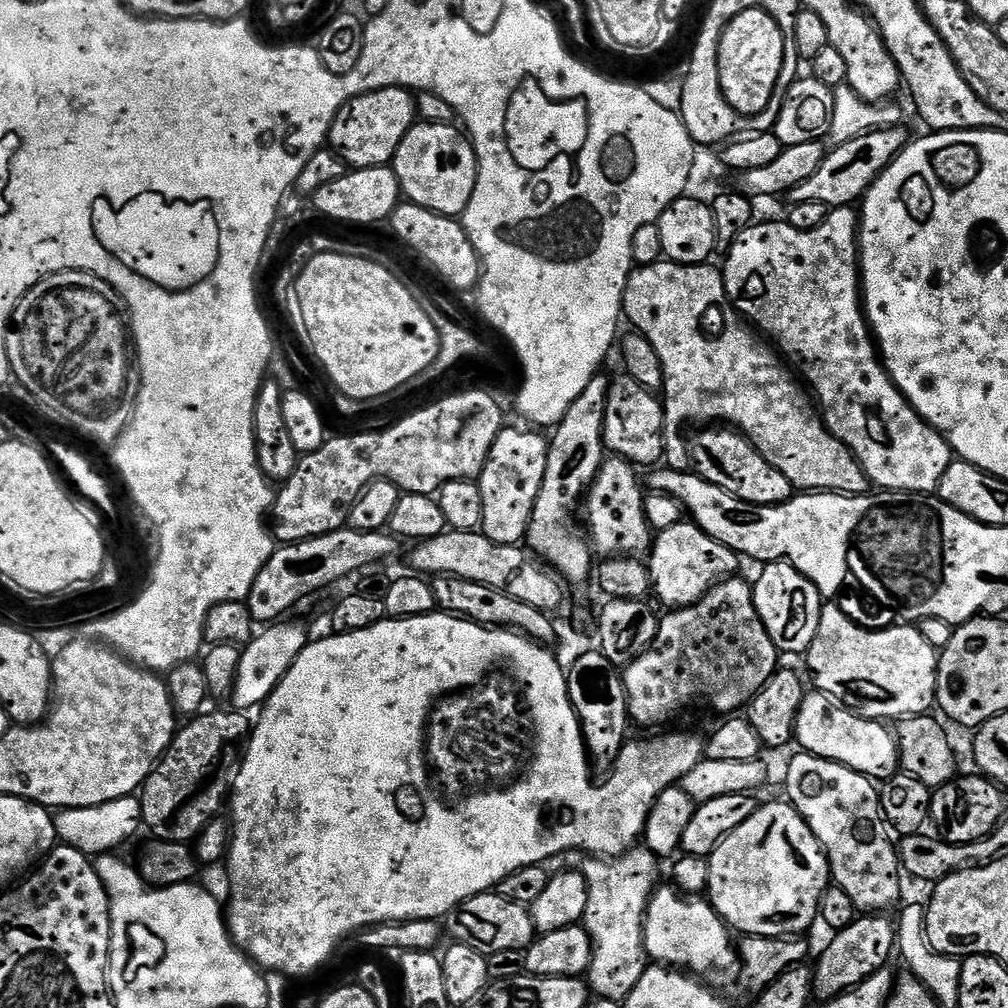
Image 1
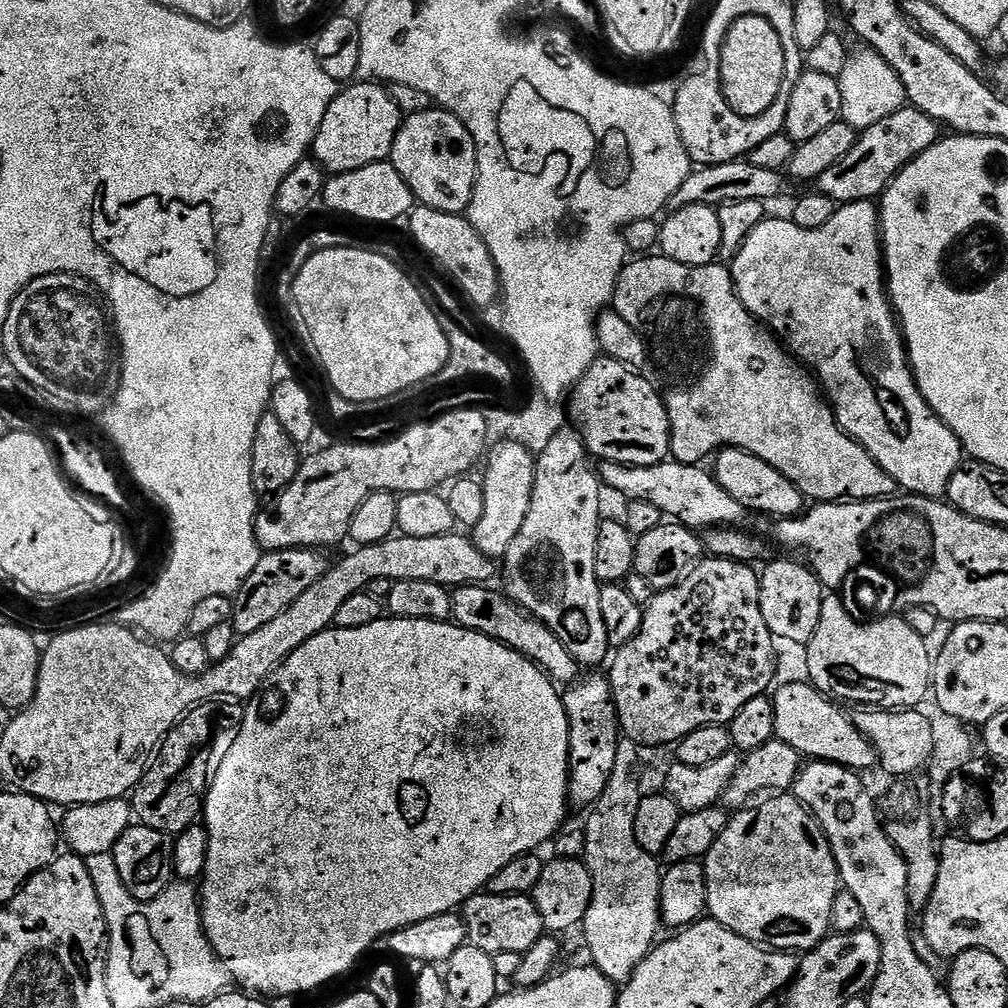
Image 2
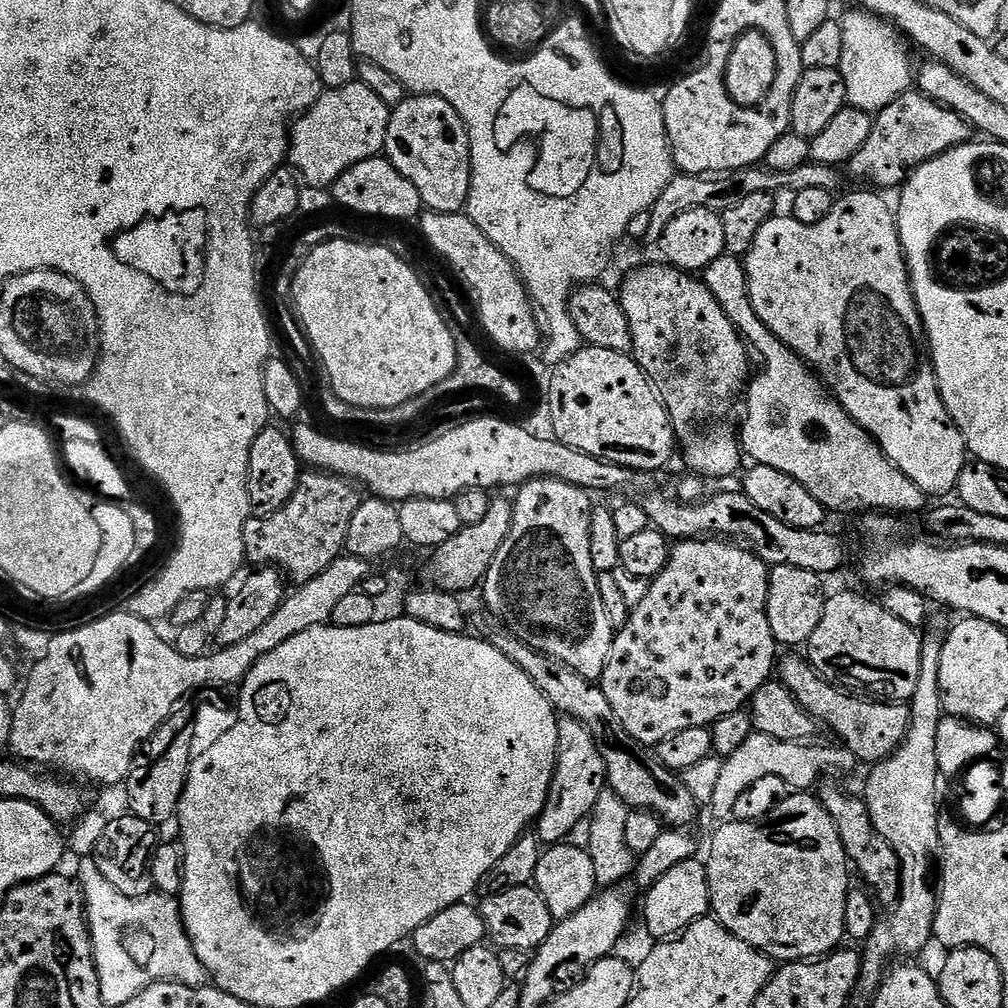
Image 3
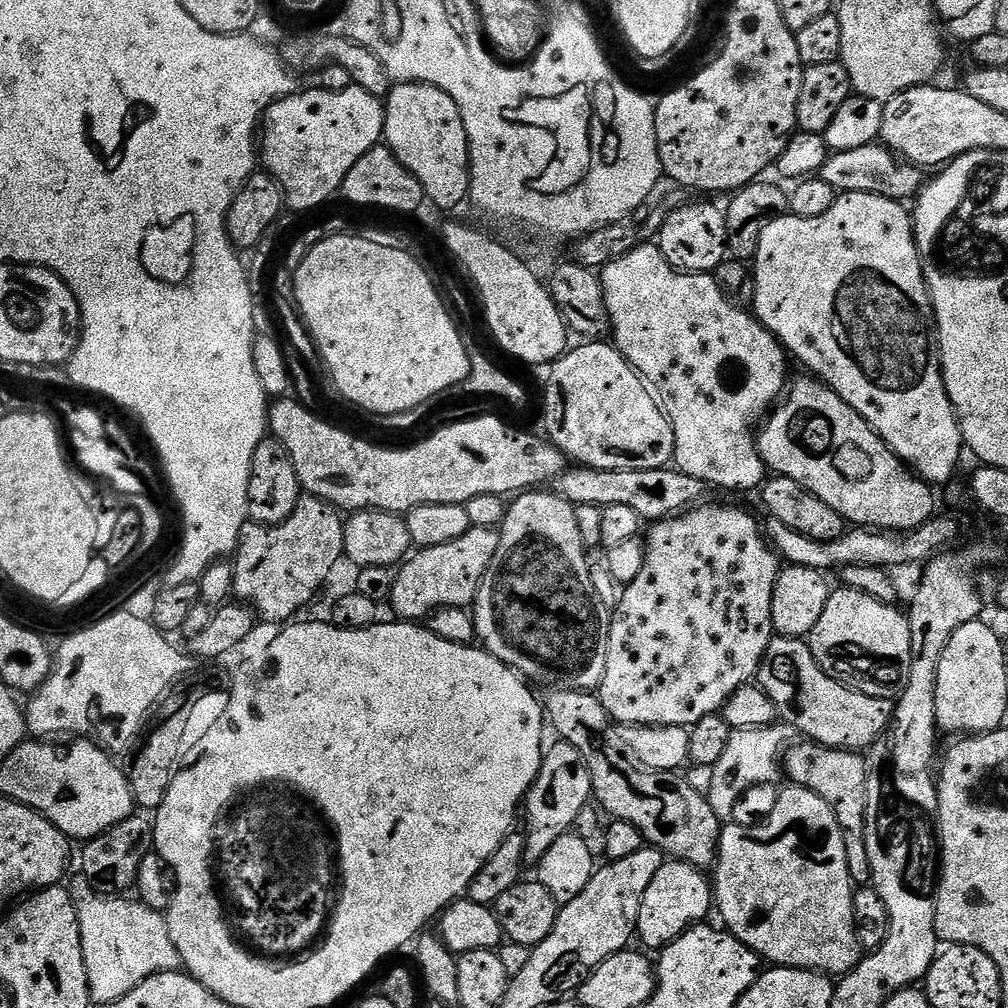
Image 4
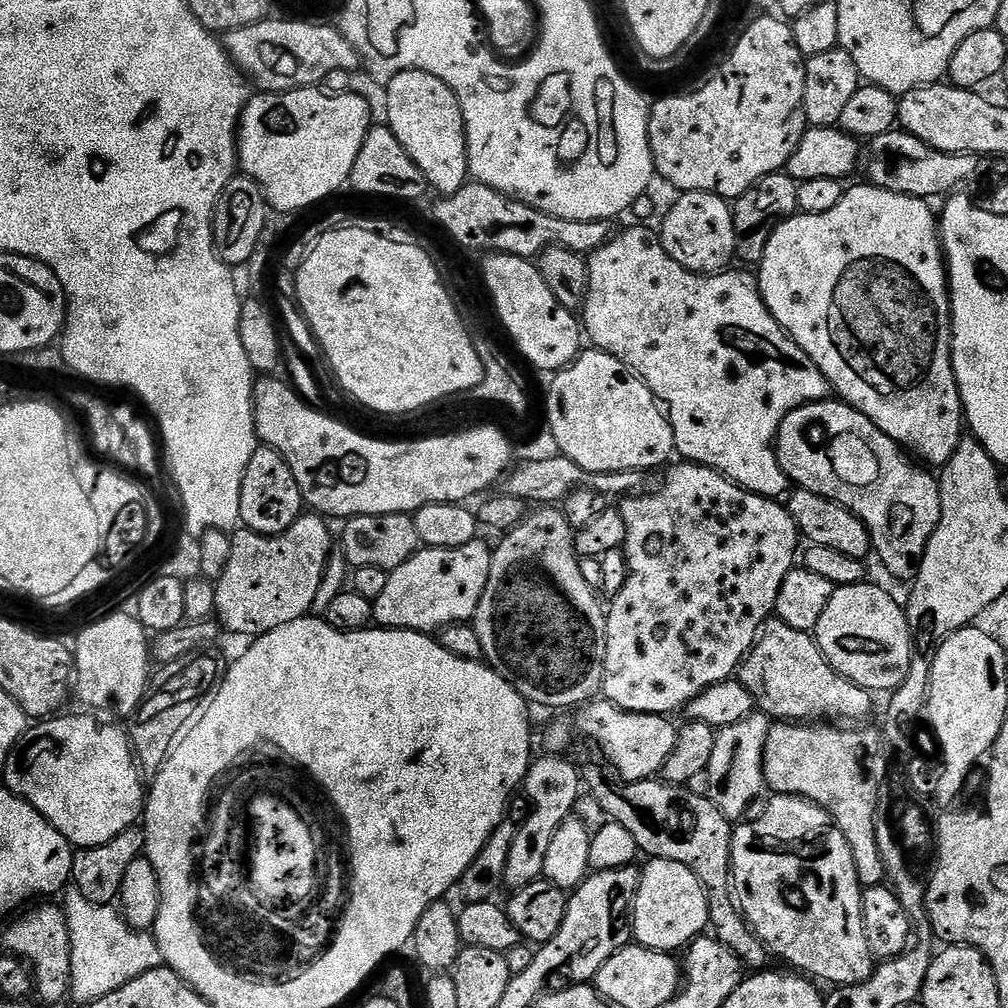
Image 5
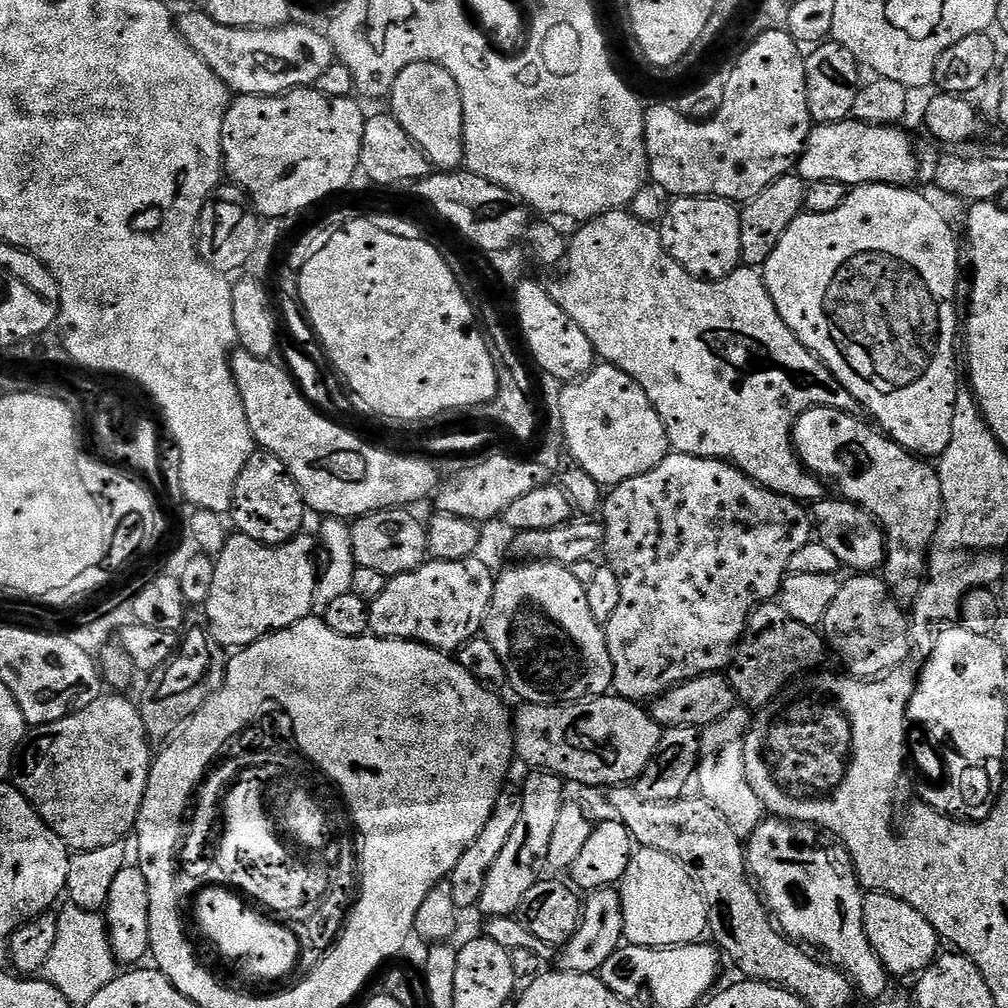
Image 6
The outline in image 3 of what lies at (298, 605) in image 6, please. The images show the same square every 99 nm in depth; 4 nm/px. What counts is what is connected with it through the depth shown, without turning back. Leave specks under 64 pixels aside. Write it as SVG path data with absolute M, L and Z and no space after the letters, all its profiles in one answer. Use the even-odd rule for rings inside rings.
M304 470L300 473L300 481L296 493L278 510L269 516L249 515L244 524L244 554L249 565L271 566L279 570L293 585L299 586L310 582L310 578L318 578L326 566L330 566L345 551L346 530L350 530L350 518L354 518L354 510L358 510L362 492L353 481L343 476L334 476L331 472Z

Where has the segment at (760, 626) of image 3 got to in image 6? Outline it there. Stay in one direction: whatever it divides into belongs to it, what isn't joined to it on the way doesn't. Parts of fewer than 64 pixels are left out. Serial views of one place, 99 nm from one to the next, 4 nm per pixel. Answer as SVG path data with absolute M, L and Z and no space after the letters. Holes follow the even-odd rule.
M672 452L664 457L654 470L646 474L638 474L626 482L615 485L612 492L602 500L602 523L604 525L604 547L606 567L614 570L614 578L618 578L618 591L622 598L614 609L614 618L606 625L610 662L612 663L611 691L623 700L648 702L668 692L674 686L685 684L699 676L710 676L729 667L736 645L744 635L744 627L748 625L750 614L759 604L766 604L777 599L780 583L784 580L790 558L794 558L797 550L802 550L809 540L813 539L814 529L809 509L801 501L791 500L755 484L745 472L727 460L713 460L711 456L687 456L681 452Z

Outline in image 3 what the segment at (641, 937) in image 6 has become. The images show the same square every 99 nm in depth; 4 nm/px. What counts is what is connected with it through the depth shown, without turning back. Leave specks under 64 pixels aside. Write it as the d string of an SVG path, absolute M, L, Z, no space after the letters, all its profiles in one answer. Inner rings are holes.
M693 858L678 862L667 874L662 874L658 882L643 893L644 924L653 936L653 941L663 942L673 939L686 931L695 920L705 919L710 912L710 890L708 889L708 869L705 861Z

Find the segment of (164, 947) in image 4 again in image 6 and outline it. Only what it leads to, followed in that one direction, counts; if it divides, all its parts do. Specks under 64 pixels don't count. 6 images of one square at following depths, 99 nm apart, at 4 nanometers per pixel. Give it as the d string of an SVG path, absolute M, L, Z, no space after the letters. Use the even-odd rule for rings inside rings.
M65 906L58 912L58 938L42 976L73 1006L83 1006L118 975L118 961L108 941L108 925L100 912Z

